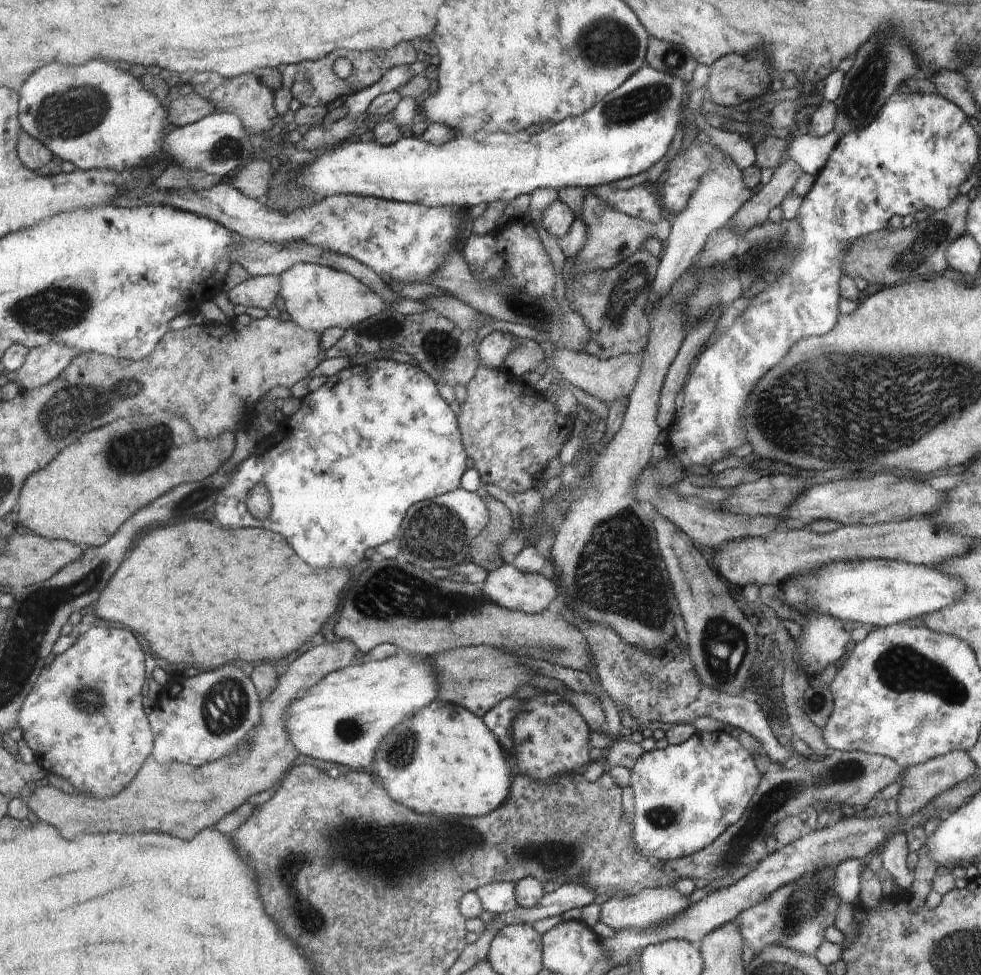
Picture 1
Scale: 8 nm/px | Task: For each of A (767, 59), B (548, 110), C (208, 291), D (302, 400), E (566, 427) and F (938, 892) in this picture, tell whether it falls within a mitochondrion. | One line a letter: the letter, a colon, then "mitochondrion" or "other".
A: other
B: other
C: other
D: other
E: other
F: other

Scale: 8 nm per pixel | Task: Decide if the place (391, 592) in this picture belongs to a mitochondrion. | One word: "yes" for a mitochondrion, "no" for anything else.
yes

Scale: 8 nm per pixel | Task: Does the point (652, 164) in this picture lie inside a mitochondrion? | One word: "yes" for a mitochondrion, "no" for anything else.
no

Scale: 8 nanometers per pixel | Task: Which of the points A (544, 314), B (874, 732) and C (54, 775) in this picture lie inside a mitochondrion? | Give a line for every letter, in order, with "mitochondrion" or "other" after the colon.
A: mitochondrion
B: other
C: other

